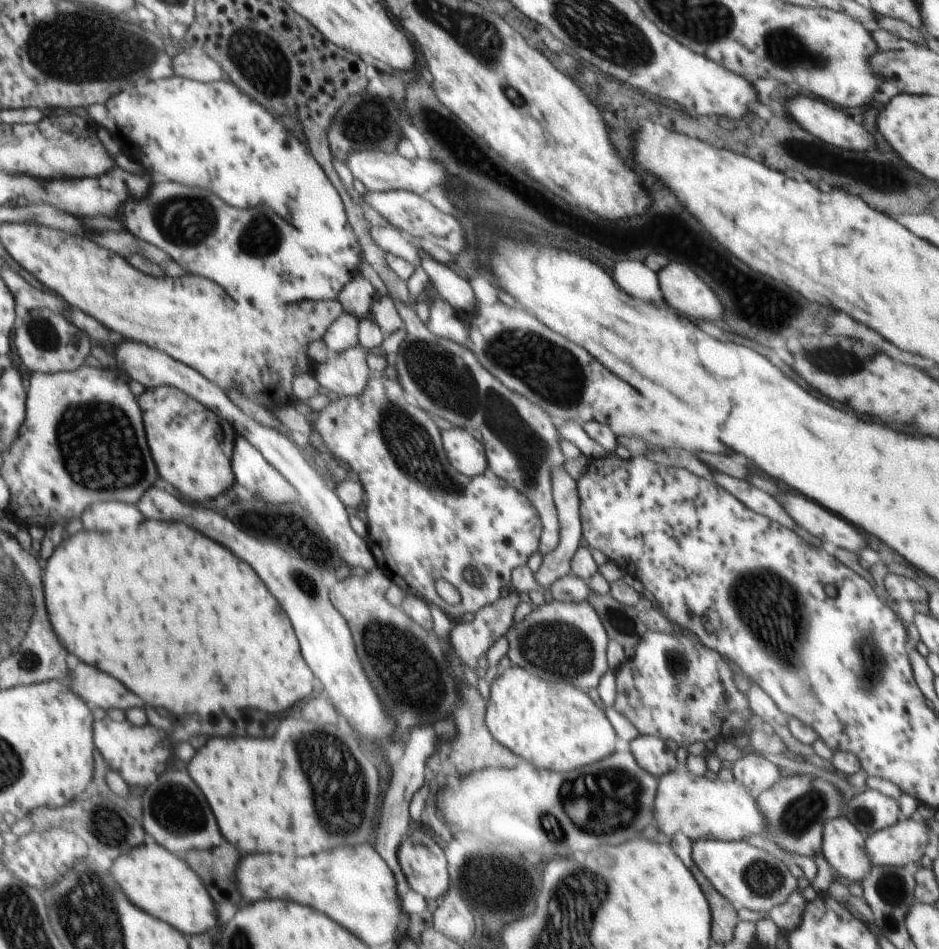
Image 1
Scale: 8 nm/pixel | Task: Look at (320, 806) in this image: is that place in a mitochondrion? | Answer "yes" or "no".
yes

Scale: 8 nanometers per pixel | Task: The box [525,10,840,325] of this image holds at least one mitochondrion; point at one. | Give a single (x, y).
(783, 46)

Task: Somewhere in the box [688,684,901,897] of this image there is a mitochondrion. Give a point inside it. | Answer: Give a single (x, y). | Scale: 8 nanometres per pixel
(799, 816)

